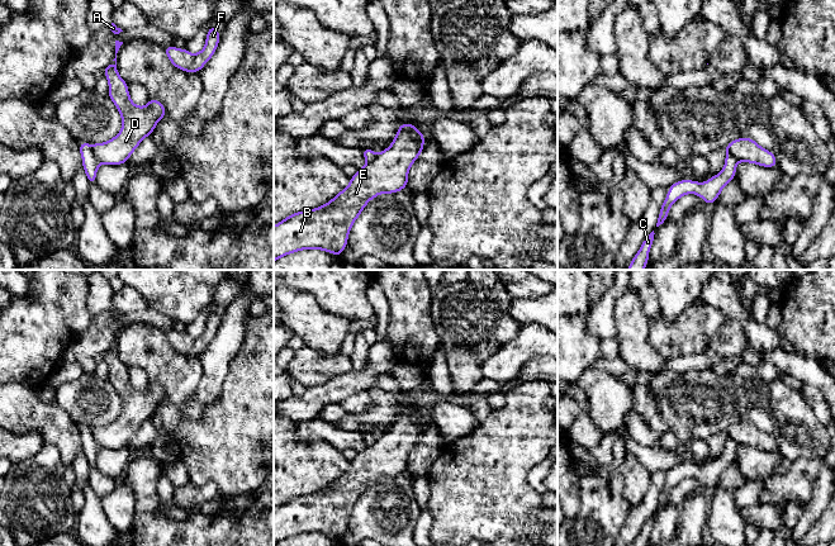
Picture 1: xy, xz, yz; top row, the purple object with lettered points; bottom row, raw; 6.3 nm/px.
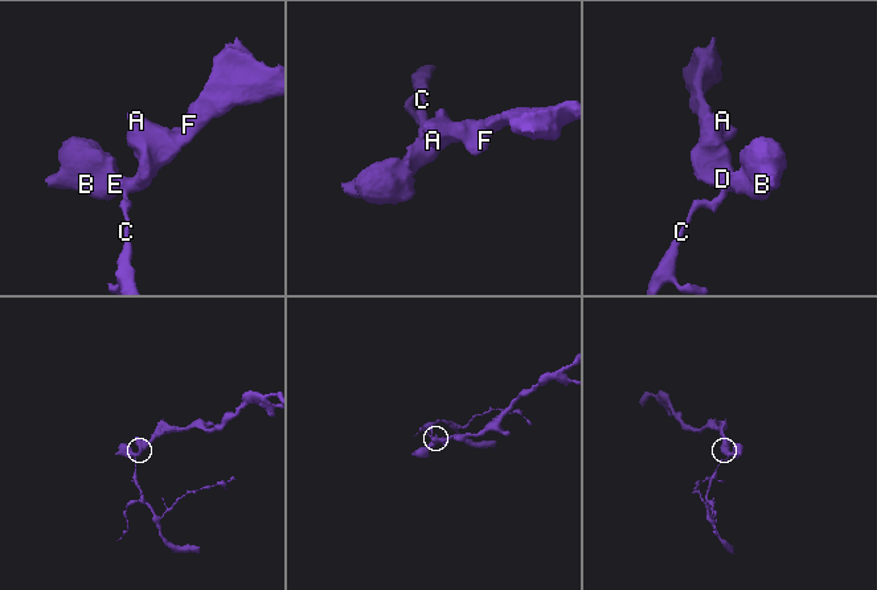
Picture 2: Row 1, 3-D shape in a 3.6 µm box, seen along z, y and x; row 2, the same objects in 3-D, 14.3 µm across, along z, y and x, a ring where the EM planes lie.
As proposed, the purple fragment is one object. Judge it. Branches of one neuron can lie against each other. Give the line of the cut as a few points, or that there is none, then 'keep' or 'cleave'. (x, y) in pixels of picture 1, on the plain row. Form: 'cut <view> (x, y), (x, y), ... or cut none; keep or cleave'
cut xy (90, 428), (94, 440), (99, 445); cleave

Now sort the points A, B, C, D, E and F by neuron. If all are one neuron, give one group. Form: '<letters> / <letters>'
A B D E F / C

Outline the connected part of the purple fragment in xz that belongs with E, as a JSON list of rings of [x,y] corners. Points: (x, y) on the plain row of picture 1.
[[[402,407],[392,428],[378,437],[371,446],[350,462],[346,473],[341,474],[328,486],[312,494],[302,494],[288,499],[274,509],[274,546],[283,540],[303,533],[321,533],[340,540],[347,531],[347,523],[354,505],[360,500],[367,486],[380,478],[393,478],[408,469],[408,456],[424,431],[424,418],[413,407]]]

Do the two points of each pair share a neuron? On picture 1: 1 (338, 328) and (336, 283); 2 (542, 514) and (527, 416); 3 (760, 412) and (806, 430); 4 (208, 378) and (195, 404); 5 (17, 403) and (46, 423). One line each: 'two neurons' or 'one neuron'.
1: two neurons
2: two neurons
3: one neuron
4: one neuron
5: one neuron

